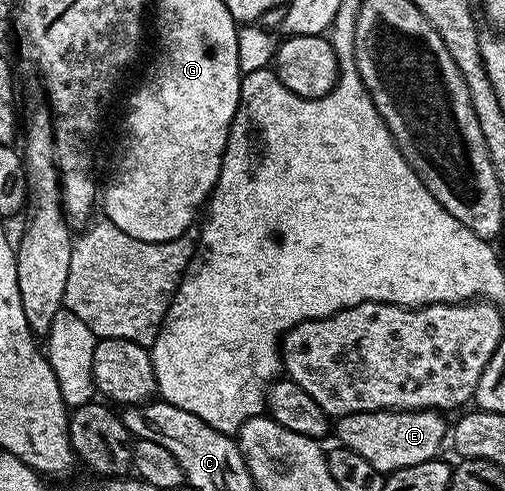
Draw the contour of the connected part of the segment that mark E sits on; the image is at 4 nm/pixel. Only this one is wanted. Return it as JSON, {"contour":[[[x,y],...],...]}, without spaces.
{"contour":[[[379,409],[373,413],[351,413],[339,418],[334,425],[334,437],[343,448],[354,451],[371,463],[382,474],[390,474],[402,467],[414,467],[414,463],[426,463],[437,456],[440,444],[445,444],[449,432],[449,422],[444,422],[445,414],[435,409]]]}

